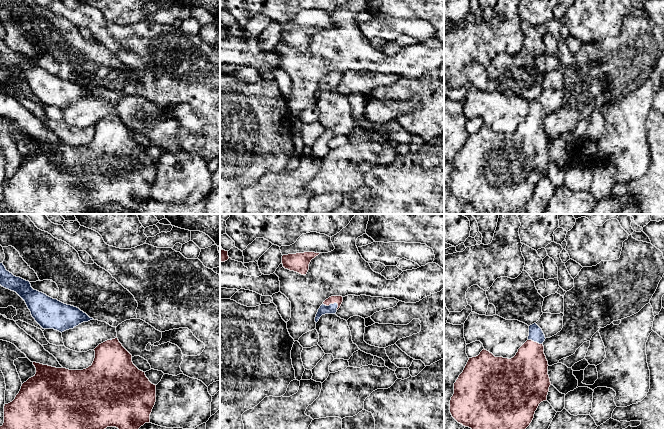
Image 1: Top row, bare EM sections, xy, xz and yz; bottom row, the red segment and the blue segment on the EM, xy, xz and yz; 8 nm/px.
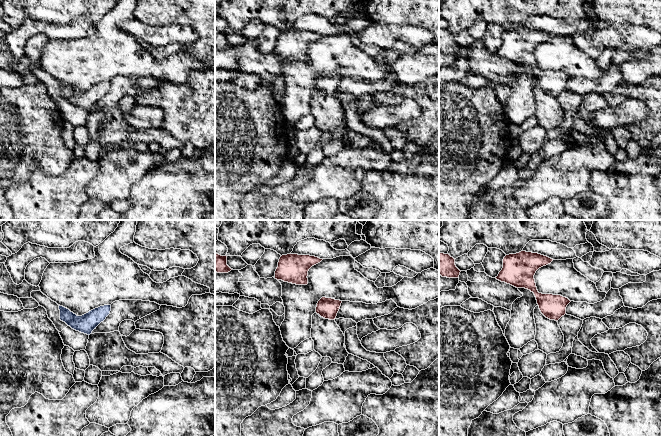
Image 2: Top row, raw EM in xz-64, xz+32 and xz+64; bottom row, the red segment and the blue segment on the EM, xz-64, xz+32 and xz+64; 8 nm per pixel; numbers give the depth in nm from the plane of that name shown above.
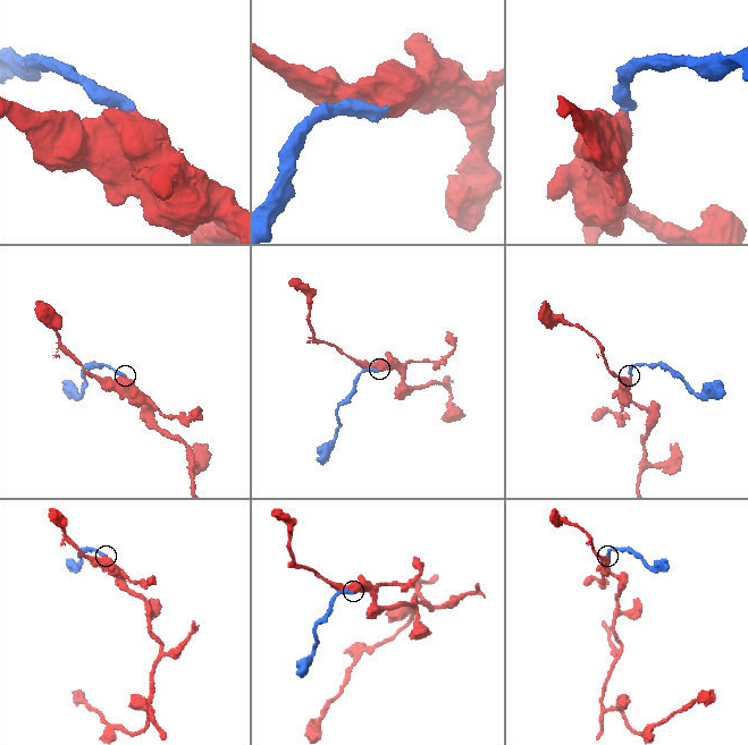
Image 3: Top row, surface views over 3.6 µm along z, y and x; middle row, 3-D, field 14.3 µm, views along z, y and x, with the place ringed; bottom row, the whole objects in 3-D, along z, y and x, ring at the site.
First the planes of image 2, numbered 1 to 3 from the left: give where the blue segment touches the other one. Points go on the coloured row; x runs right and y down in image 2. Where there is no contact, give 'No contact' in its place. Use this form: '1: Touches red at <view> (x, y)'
1: No contact
2: Touches red at xz+32 (320, 315)
3: No contact

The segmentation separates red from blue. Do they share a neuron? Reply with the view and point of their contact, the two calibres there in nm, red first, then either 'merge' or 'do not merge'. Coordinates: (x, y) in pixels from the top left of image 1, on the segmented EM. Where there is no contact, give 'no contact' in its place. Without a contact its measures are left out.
meets red in xz at (332, 303); 60 nm thick on the red side, 80 nm on the other; merge

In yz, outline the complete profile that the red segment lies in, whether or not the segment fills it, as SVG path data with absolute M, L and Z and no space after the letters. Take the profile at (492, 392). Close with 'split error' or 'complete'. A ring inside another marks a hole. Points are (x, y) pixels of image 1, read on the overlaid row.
M534 323L529 326L528 340L513 358L495 357L485 349L478 356L469 358L454 383L450 400L452 417L471 429L526 429L539 404L547 400L551 385L544 354L545 339L542 329Z; split error

